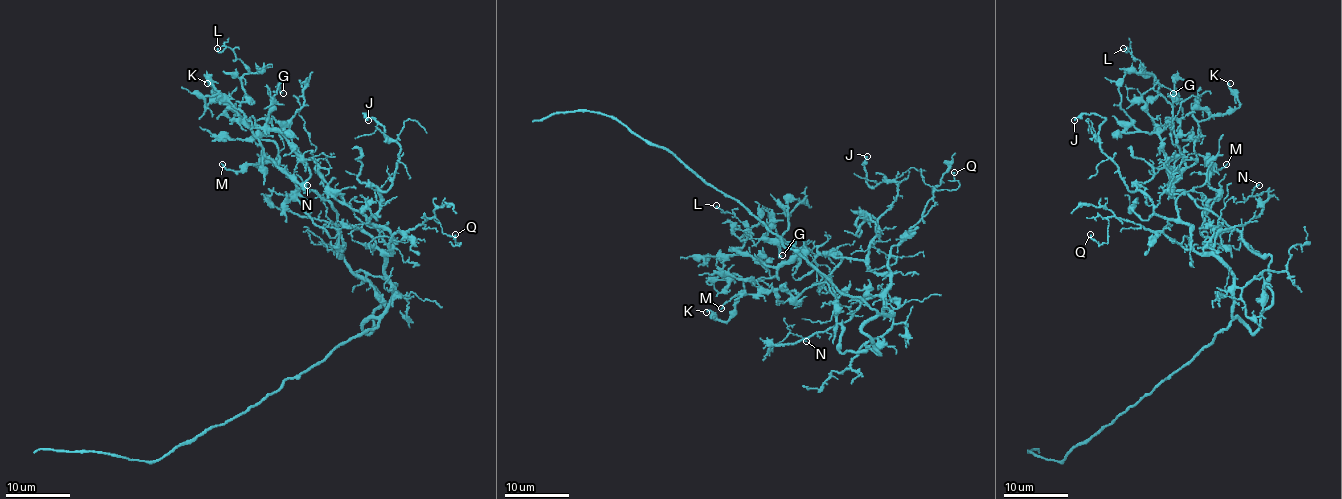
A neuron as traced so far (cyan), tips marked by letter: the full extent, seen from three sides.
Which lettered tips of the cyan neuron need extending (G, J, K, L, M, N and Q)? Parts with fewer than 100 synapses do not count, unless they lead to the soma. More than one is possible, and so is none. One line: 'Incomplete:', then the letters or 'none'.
Incomplete: none

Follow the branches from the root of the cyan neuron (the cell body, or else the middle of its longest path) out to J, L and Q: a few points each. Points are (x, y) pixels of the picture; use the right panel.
J: (1230, 321), (1233, 275), (1194, 249), (1191, 226), (1159, 217), (1127, 188), (1099, 144), (1104, 117), (1074, 120)
L: (1230, 321), (1233, 275), (1214, 249), (1212, 225), (1230, 228), (1173, 188), (1185, 157), (1172, 104), (1123, 48)
Q: (1230, 321), (1233, 275), (1215, 257), (1114, 217), (1107, 218), (1107, 242), (1098, 244), (1090, 234)

